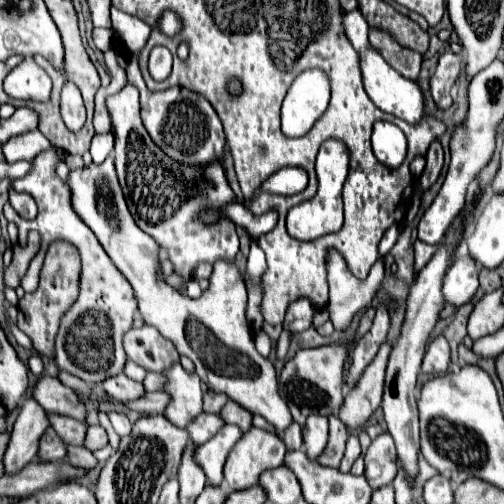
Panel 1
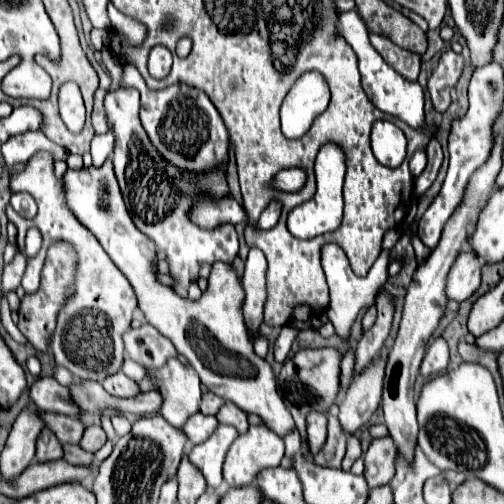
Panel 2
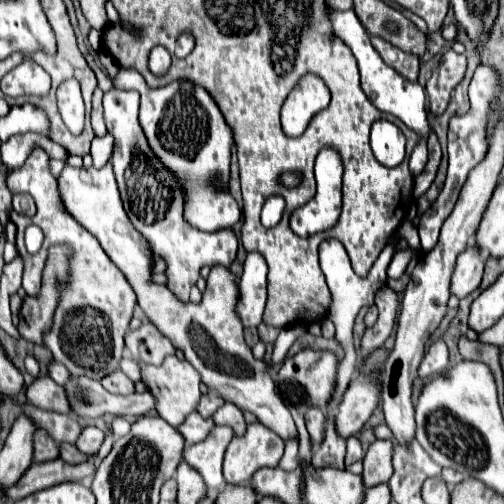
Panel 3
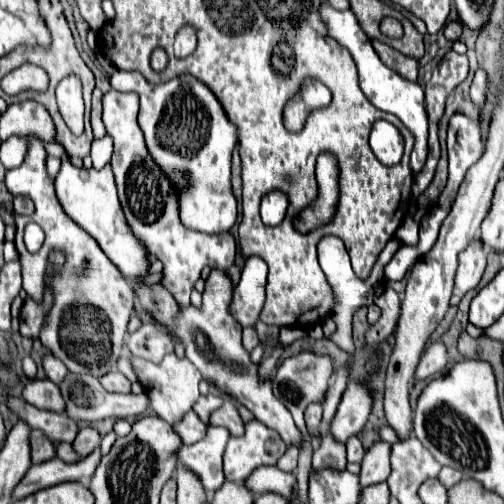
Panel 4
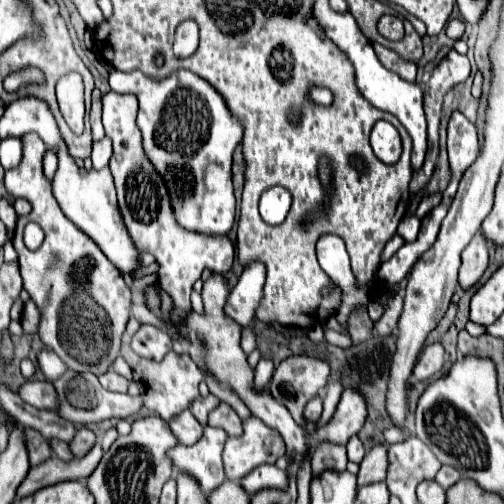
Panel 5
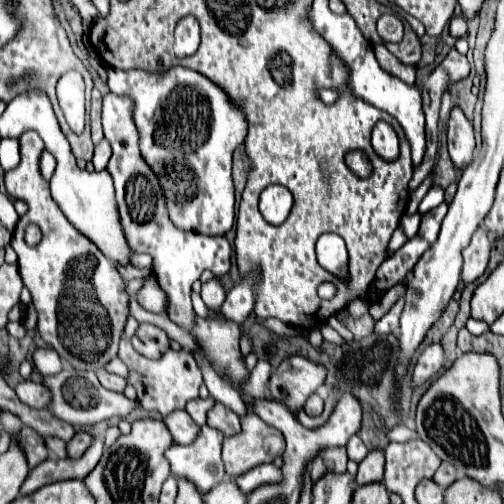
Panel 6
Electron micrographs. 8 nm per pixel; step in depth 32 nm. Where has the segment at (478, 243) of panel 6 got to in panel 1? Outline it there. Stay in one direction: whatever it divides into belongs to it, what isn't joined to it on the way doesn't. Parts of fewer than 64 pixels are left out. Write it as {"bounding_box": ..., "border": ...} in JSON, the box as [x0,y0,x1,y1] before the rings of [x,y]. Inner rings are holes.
{"bounding_box":[444,254,478,306],"border":[[[466,254],[458,256],[444,278],[444,298],[448,304],[462,306],[478,290],[478,264]]]}

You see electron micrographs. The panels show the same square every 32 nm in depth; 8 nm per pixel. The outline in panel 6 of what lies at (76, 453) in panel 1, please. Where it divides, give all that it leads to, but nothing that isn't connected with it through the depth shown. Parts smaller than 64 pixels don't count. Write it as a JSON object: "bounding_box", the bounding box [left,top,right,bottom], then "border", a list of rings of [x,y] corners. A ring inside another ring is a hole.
{"bounding_box":[44,436,66,458],"border":[[[48,436],[44,438],[44,444],[48,448],[48,452],[52,456],[58,456],[58,458],[66,458],[66,442],[60,440],[60,438],[54,438],[54,436]]]}

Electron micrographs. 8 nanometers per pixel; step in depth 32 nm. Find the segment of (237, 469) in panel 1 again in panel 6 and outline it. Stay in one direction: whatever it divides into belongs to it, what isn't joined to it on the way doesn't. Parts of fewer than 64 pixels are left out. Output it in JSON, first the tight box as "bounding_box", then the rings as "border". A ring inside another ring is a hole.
{"bounding_box":[222,414,284,476],"border":[[[256,414],[240,416],[242,430],[236,436],[228,436],[222,444],[222,460],[226,474],[240,476],[252,470],[256,464],[272,462],[284,452],[284,436]]]}

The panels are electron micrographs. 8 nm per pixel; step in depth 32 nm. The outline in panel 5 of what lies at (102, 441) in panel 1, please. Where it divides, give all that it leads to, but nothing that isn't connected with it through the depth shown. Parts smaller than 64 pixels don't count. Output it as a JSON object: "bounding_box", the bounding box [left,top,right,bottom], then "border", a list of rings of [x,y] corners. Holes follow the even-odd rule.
{"bounding_box":[70,428,96,458],"border":[[[80,428],[80,430],[76,432],[76,436],[72,438],[72,442],[70,442],[70,452],[72,452],[72,456],[74,456],[74,458],[84,456],[84,452],[88,452],[88,450],[94,446],[94,442],[96,442],[96,434],[94,434],[92,430],[88,430],[88,428]]]}

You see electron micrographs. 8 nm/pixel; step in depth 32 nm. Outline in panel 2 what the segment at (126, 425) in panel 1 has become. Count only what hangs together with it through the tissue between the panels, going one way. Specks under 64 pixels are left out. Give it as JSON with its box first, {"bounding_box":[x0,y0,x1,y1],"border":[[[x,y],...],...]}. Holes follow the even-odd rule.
{"bounding_box":[112,414,132,436],"border":[[[116,414],[116,416],[112,418],[112,426],[114,426],[114,430],[116,430],[118,436],[124,436],[124,434],[130,432],[132,424],[127,420],[127,418],[124,418],[122,414]]]}

